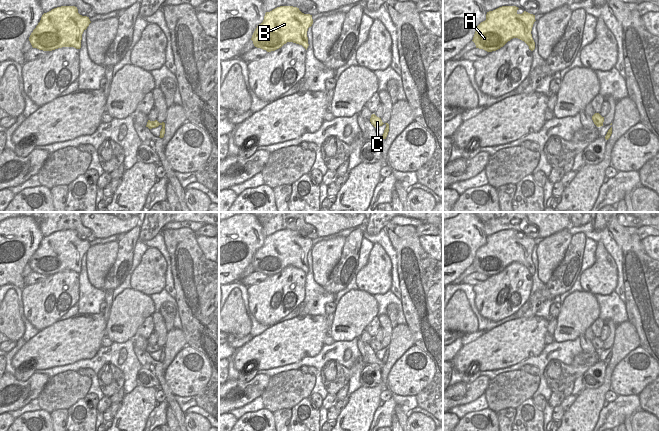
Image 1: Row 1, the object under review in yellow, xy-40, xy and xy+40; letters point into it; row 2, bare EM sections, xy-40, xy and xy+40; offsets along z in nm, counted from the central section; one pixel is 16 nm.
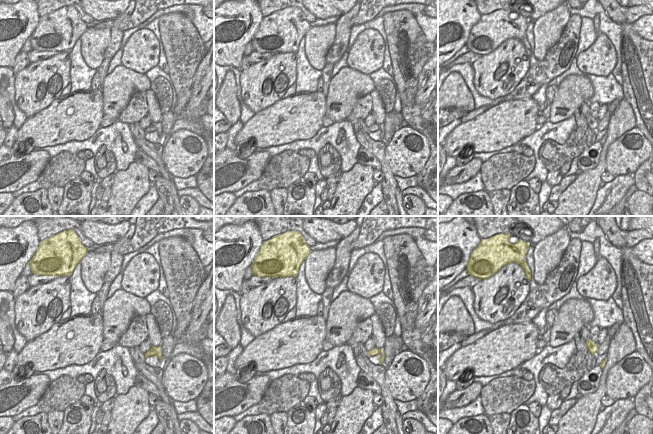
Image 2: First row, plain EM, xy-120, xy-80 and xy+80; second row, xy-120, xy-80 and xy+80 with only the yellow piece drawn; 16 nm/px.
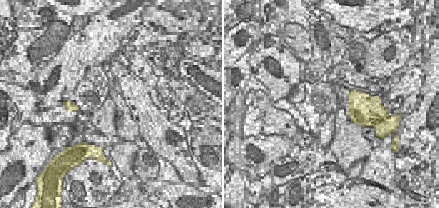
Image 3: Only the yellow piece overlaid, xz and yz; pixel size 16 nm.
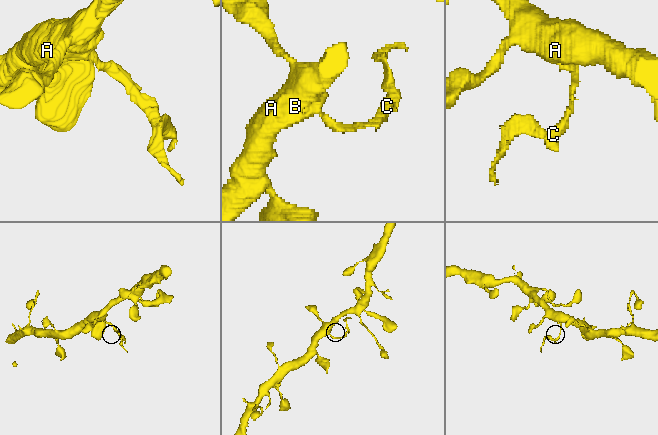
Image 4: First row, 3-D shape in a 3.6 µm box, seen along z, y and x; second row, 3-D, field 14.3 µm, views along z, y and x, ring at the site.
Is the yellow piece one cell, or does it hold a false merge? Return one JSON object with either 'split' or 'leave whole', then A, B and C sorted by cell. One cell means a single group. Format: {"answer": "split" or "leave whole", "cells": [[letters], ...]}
{"answer": "split", "cells": [["A", "B"], ["C"]]}

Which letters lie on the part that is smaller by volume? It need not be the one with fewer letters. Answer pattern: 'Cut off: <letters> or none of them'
Cut off: C

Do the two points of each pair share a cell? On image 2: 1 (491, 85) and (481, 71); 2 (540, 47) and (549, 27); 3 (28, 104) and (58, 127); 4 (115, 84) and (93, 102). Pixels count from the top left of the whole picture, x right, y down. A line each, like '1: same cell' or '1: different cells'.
1: same cell
2: same cell
3: different cells
4: different cells

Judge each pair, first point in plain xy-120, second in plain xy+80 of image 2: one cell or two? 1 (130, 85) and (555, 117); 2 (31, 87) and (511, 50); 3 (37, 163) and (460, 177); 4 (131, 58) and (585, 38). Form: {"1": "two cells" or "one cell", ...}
{"1": "one cell", "2": "one cell", "3": "one cell", "4": "two cells"}

